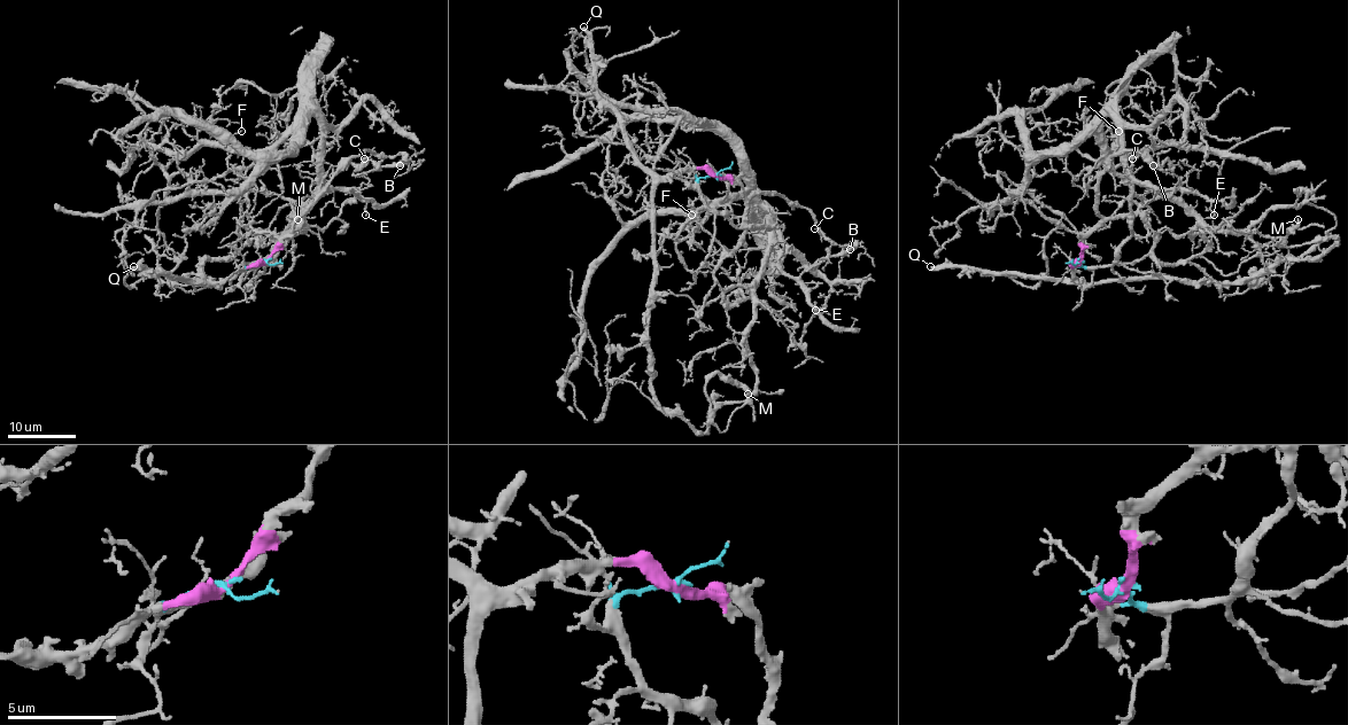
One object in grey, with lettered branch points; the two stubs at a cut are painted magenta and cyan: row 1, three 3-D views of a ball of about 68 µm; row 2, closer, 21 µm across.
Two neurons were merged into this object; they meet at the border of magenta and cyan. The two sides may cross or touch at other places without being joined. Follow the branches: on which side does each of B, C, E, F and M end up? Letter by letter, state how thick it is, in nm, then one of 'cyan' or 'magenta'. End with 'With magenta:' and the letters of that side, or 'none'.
B: calibre 480 nm; magenta
C: calibre 100 nm; magenta
E: calibre 170 nm; cyan
F: calibre 100 nm; cyan
M: calibre 380 nm; magenta
With magenta: B, C, M

